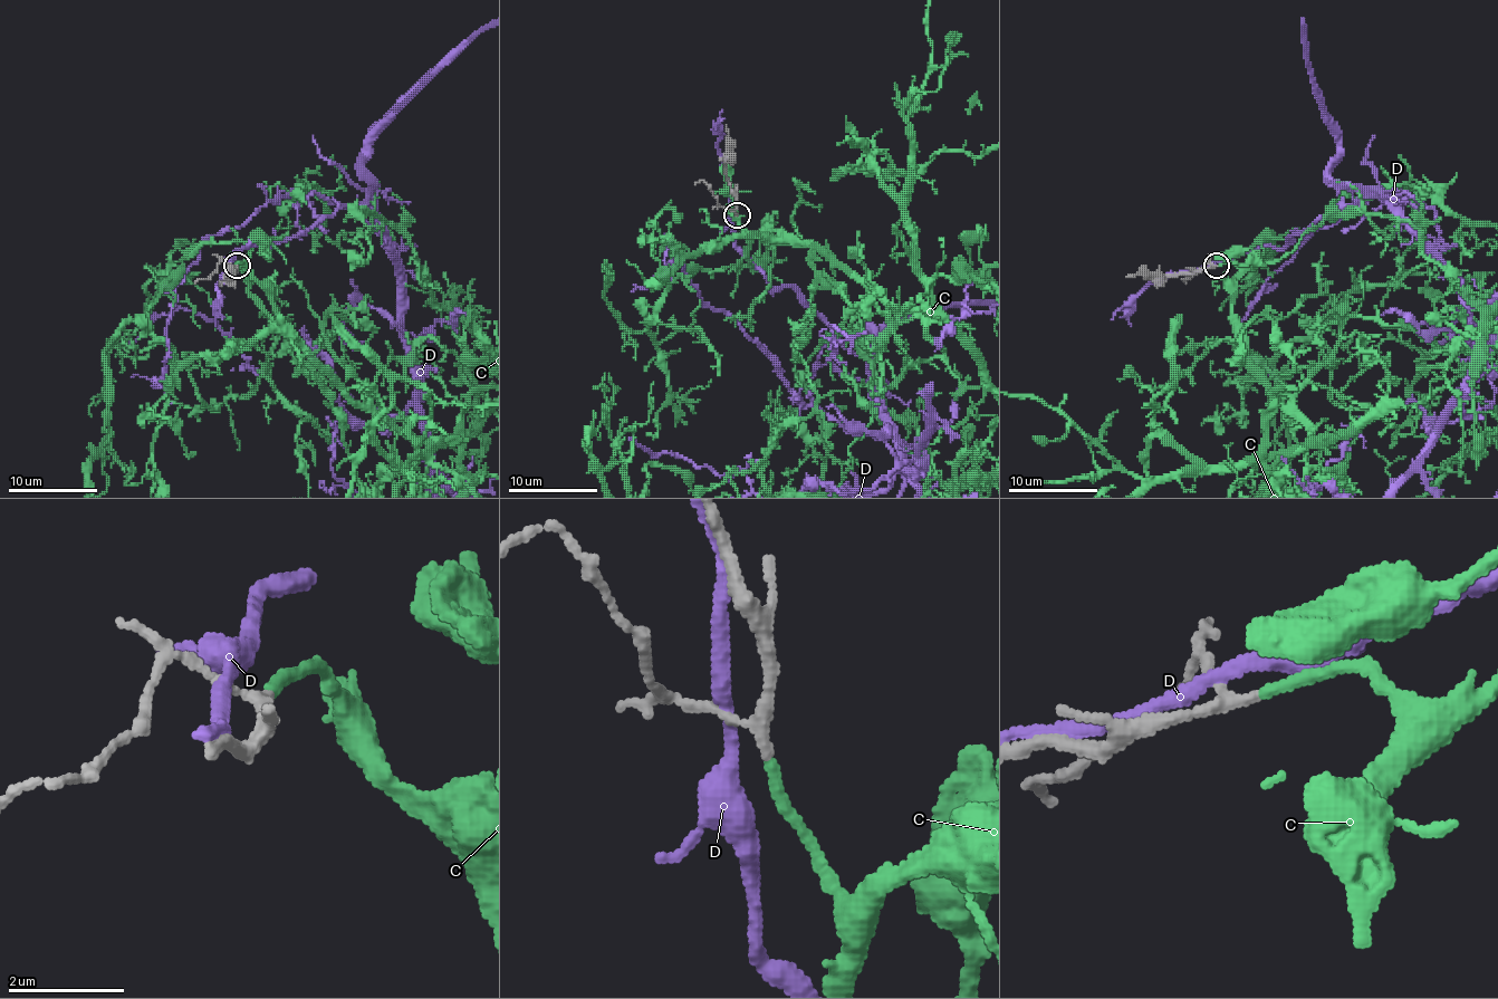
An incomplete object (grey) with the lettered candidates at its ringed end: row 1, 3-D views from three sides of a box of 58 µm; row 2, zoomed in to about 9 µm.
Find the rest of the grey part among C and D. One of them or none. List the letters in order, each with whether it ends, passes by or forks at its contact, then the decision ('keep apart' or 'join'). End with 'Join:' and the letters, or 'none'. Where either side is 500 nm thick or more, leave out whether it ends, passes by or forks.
C: it ends | join
D: it passes by | keep apart
Join: C

